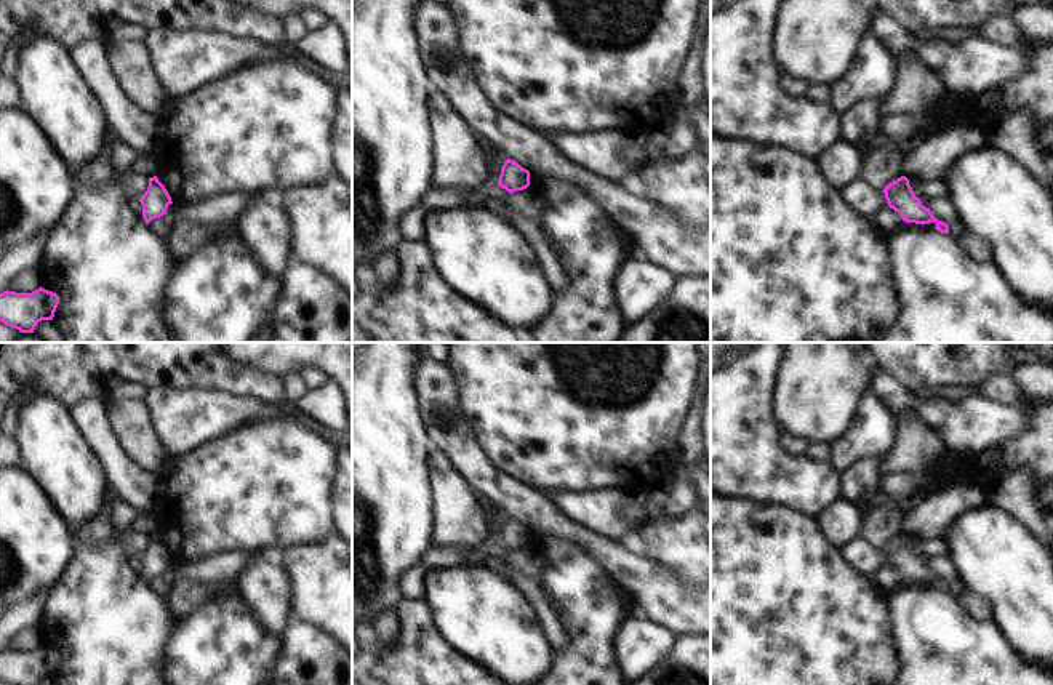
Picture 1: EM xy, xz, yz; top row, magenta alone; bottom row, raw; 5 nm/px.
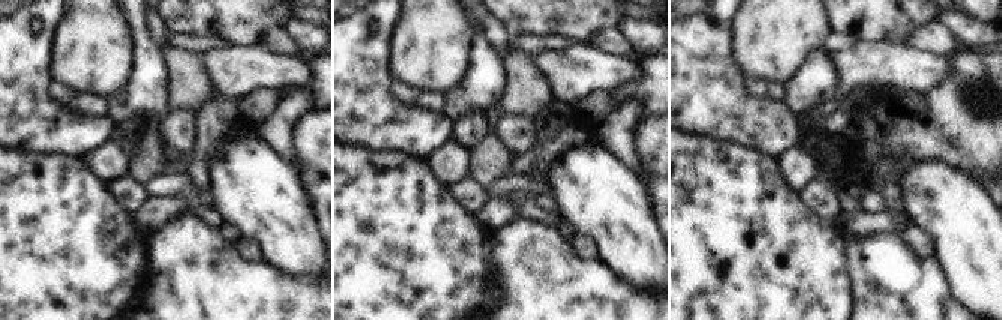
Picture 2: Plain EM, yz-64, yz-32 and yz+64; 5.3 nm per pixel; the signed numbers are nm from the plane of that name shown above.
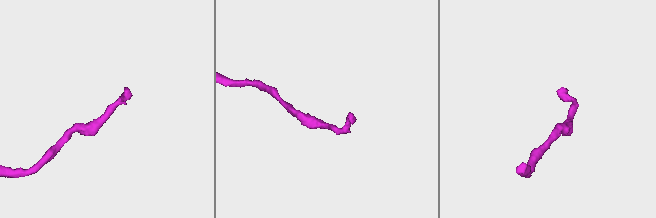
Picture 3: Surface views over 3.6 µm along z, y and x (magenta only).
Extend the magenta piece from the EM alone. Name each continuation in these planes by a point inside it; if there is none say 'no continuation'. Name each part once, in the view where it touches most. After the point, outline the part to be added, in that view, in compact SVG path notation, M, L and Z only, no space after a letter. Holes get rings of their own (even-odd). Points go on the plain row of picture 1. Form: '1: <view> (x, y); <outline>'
no continuation

